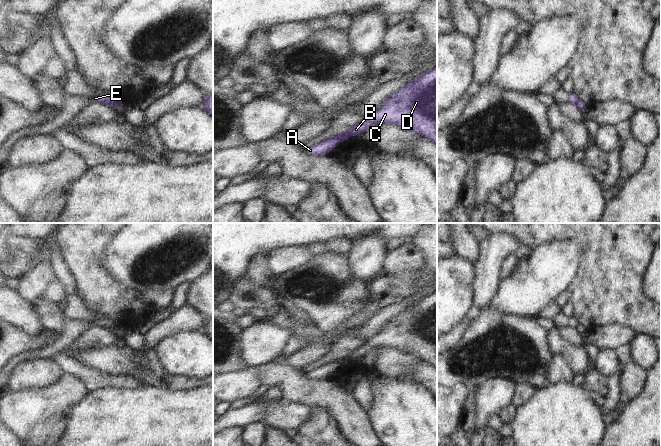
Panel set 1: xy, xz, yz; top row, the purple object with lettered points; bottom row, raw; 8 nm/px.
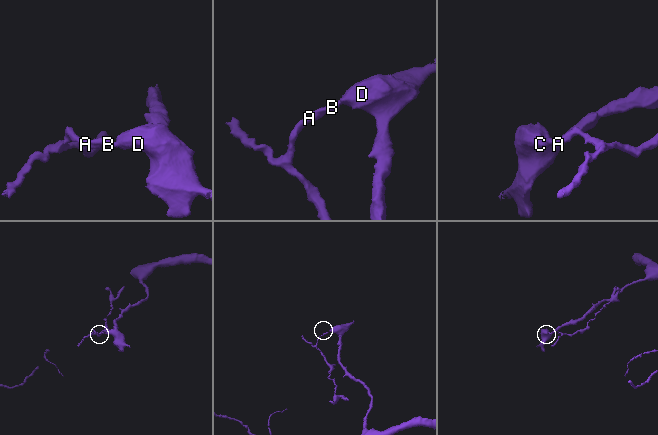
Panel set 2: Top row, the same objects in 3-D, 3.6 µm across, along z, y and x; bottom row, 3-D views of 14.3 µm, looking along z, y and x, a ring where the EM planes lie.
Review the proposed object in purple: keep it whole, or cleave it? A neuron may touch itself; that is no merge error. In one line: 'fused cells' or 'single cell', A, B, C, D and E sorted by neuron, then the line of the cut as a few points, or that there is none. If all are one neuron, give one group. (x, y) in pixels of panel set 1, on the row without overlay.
fused cells; groups A / B C D E; cut xz (331, 361), (339, 361), (342, 364)

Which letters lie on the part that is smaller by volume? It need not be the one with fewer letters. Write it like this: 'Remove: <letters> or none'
Remove: A

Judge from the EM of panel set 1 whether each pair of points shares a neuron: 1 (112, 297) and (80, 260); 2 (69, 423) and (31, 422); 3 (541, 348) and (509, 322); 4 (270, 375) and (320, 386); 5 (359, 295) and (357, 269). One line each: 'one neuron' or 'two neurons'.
1: one neuron
2: two neurons
3: one neuron
4: one neuron
5: two neurons

